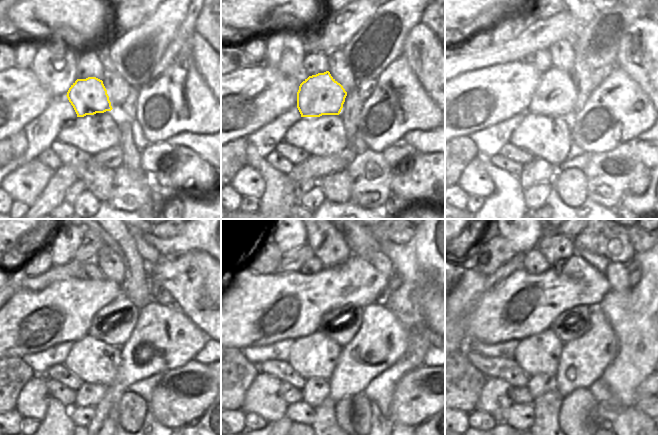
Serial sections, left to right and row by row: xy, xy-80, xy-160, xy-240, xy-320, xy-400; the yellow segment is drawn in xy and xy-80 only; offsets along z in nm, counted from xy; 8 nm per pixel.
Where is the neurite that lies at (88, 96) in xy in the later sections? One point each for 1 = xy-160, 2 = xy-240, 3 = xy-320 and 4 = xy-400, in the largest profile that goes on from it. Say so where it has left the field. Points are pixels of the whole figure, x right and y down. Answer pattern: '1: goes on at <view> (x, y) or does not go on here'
1: goes on at xy-160 (555, 95)
2: goes on at xy-240 (113, 324)
3: goes on at xy-320 (342, 324)
4: goes on at xy-400 (571, 324)

